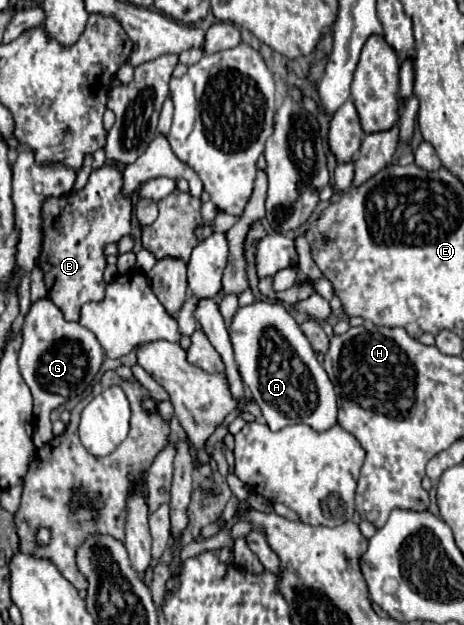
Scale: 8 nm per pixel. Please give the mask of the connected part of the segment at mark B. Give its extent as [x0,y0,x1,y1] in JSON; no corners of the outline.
[38,165,132,321]

